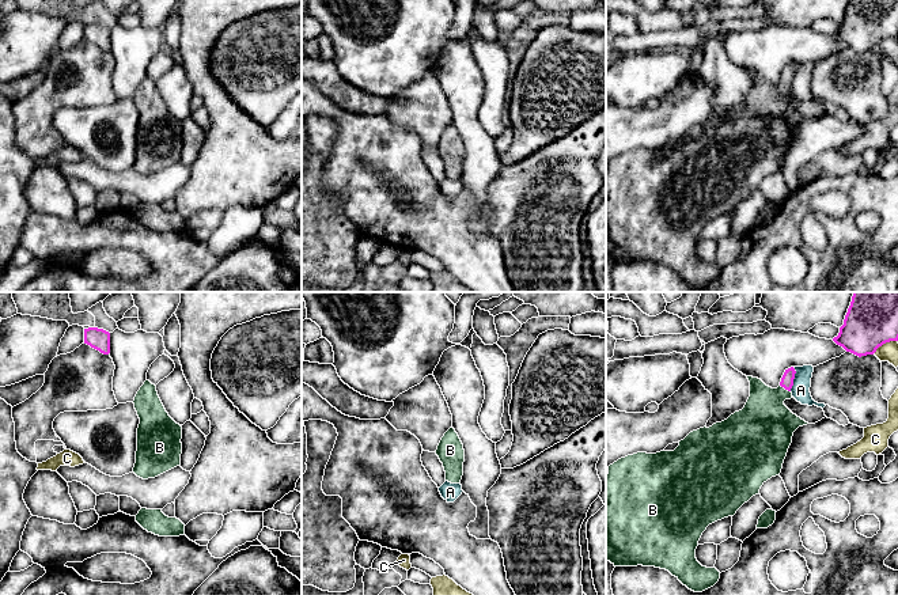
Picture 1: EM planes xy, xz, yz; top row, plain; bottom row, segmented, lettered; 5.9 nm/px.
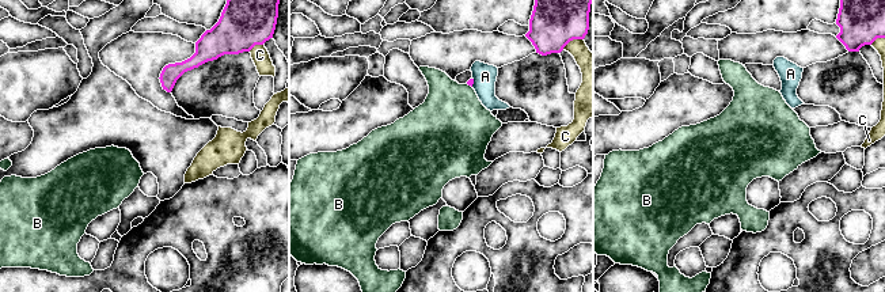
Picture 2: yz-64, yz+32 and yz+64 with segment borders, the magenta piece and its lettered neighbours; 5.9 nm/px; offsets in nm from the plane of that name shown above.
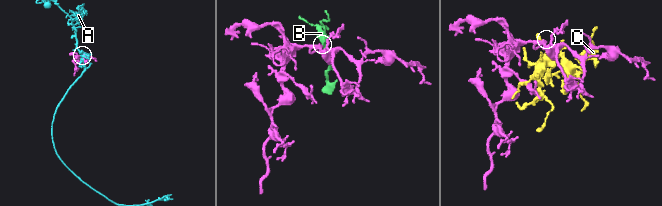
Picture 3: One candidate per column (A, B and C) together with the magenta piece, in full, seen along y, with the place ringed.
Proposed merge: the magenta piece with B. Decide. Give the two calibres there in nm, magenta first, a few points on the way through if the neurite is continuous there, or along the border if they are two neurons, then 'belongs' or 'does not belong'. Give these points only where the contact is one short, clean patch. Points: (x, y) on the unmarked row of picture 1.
calibres 80 and 340 nm; way yz (787, 76), (785, 84), (765, 105), (765, 121); belongs

